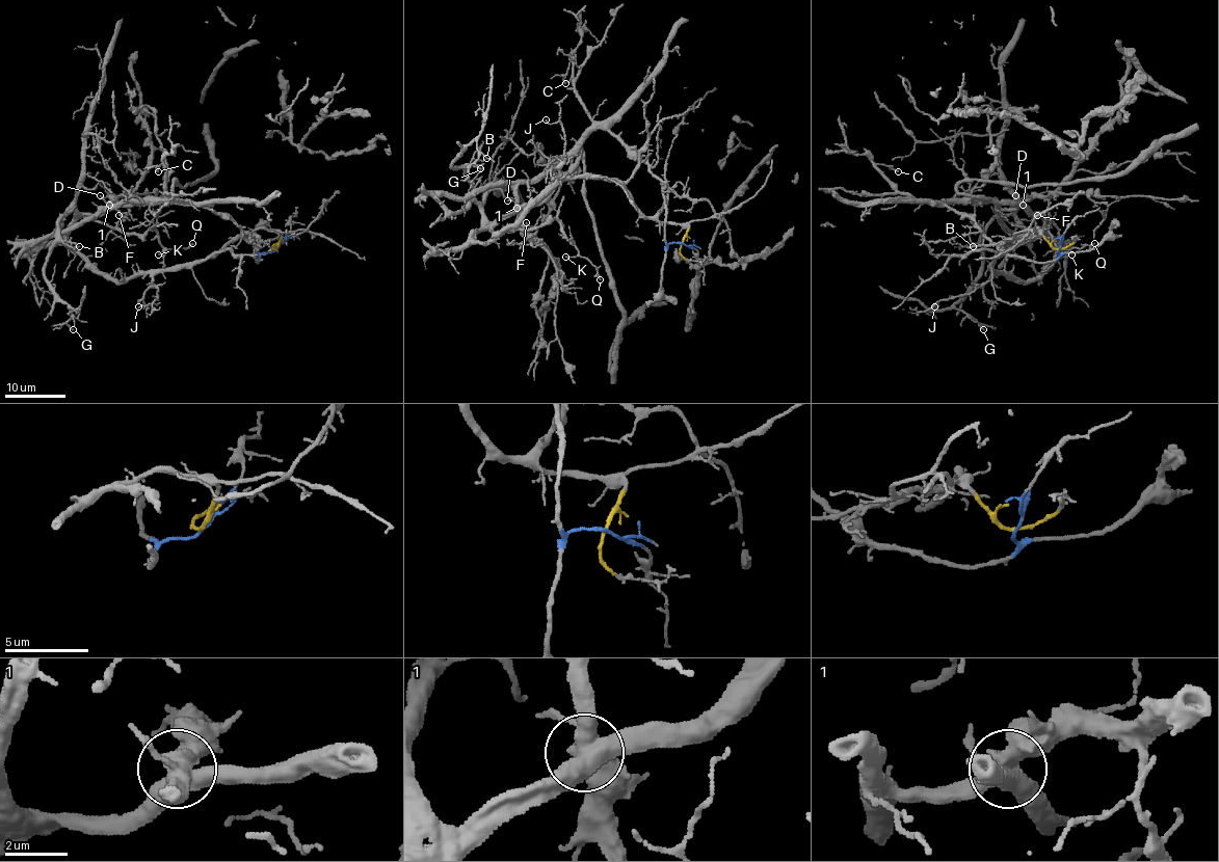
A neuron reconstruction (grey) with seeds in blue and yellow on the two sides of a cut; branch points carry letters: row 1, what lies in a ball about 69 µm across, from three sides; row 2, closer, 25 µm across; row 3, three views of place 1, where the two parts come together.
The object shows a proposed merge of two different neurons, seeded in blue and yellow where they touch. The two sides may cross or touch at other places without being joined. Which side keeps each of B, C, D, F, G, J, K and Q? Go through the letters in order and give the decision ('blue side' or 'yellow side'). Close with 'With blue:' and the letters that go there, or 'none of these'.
B: yellow side
C: blue side
D: blue side
F: blue side
G: yellow side
J: yellow side
K: yellow side
Q: yellow side
With blue: C, D, F

